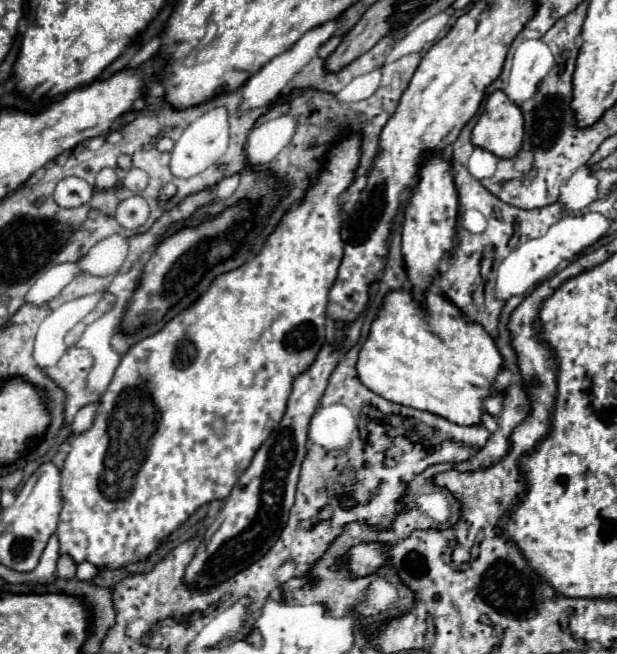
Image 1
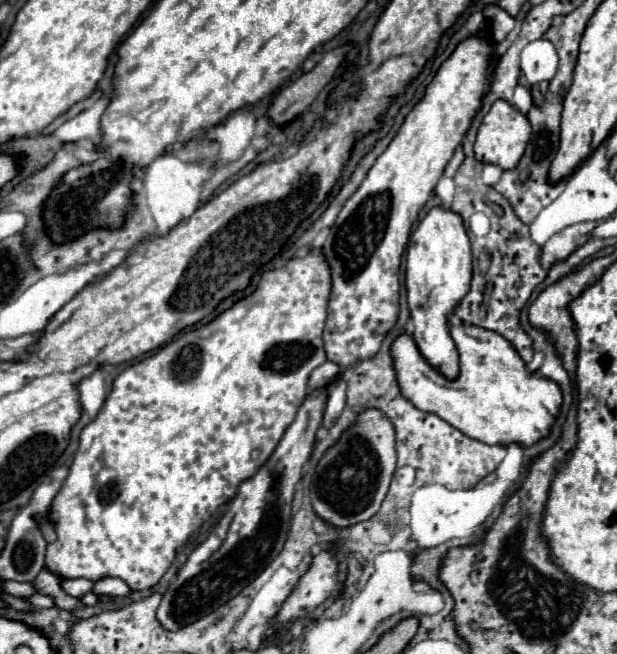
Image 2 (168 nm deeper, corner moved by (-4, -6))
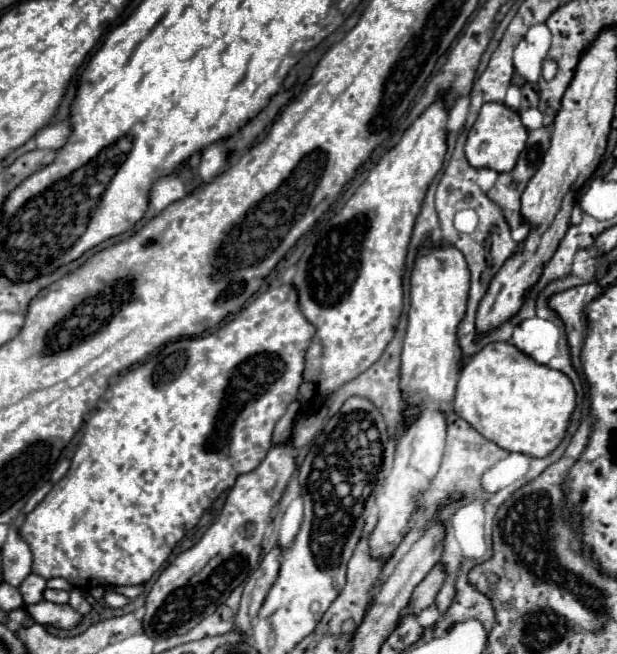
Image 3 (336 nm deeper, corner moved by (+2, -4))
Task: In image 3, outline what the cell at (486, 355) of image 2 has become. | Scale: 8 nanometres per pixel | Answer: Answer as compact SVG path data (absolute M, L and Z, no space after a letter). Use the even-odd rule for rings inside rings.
M495 341L463 365L453 411L465 417L483 437L511 453L547 457L569 429L575 395L575 387L565 373L533 361L509 343Z

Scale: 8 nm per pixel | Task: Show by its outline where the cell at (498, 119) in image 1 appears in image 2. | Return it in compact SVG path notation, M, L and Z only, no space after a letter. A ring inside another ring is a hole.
M495 101L479 127L475 141L475 157L483 163L495 163L503 169L515 169L519 159L523 157L529 137L531 137L529 119L523 113L519 113L515 107L511 107L507 101Z

